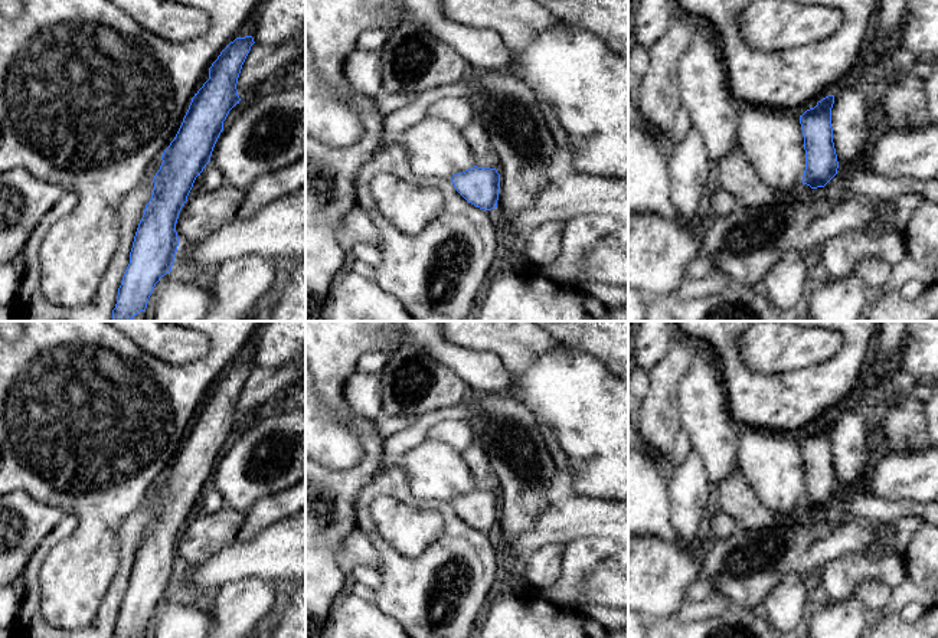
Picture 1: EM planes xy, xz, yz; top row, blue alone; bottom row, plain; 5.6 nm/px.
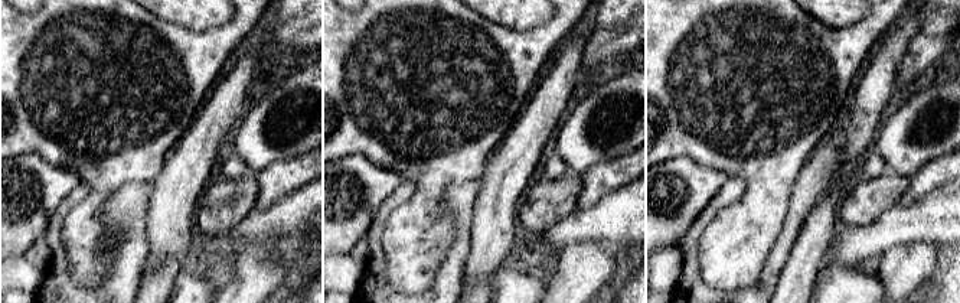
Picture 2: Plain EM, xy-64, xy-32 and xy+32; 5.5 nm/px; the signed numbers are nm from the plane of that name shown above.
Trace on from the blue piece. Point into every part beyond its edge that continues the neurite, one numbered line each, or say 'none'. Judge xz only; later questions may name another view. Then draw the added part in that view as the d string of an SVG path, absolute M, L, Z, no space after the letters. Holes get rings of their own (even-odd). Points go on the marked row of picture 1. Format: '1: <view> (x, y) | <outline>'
1: xz (507, 110) | M470 71L473 122L487 132L499 156L497 206L516 216L549 184L548 167L558 144L529 85L509 71Z

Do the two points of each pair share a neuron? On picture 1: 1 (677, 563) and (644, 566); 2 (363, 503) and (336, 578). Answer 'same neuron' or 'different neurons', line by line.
1: same neuron
2: different neurons

